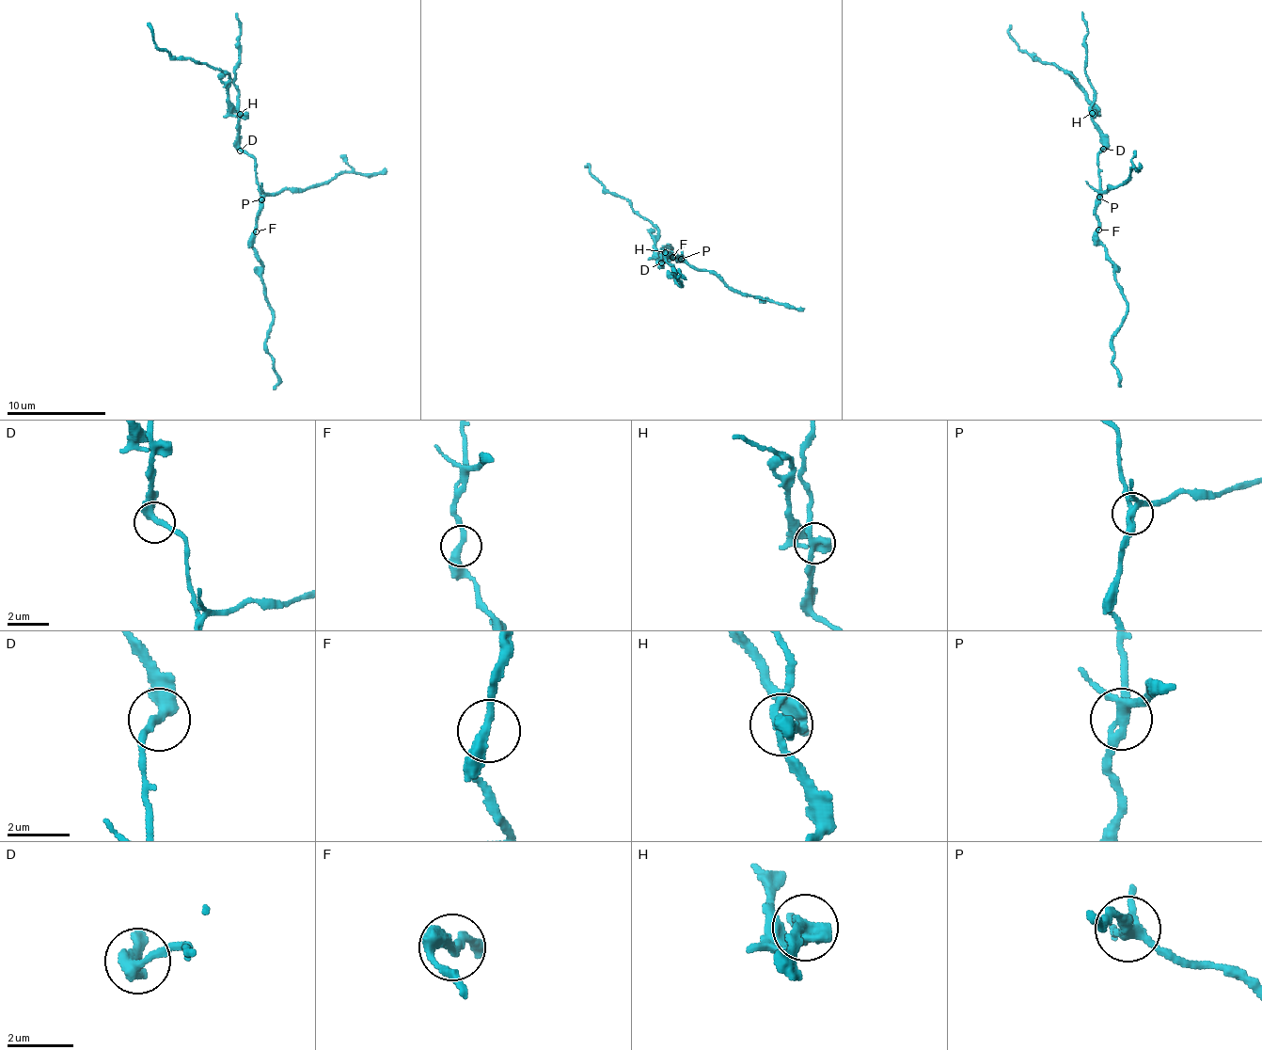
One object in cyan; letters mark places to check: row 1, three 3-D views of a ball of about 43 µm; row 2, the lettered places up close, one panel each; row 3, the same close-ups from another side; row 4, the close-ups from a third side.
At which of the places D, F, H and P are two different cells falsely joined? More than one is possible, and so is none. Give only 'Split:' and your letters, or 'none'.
Split: H, P

